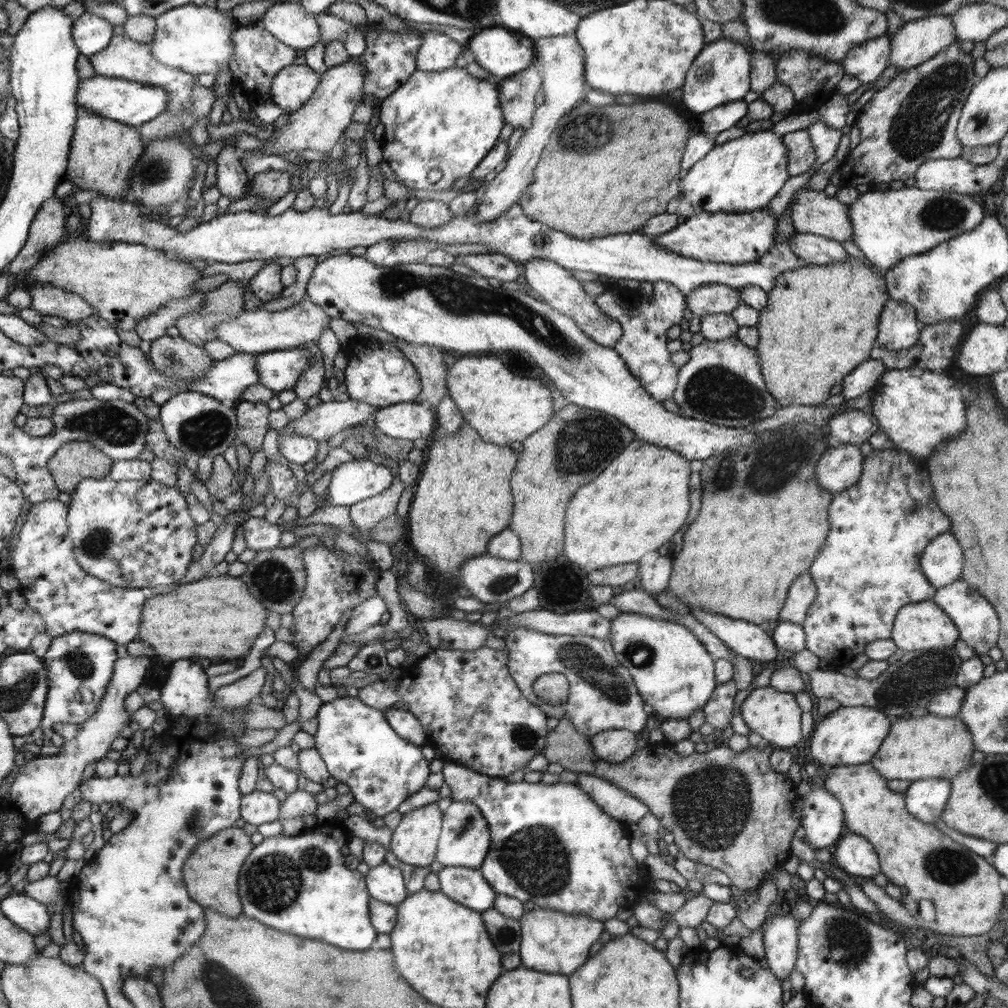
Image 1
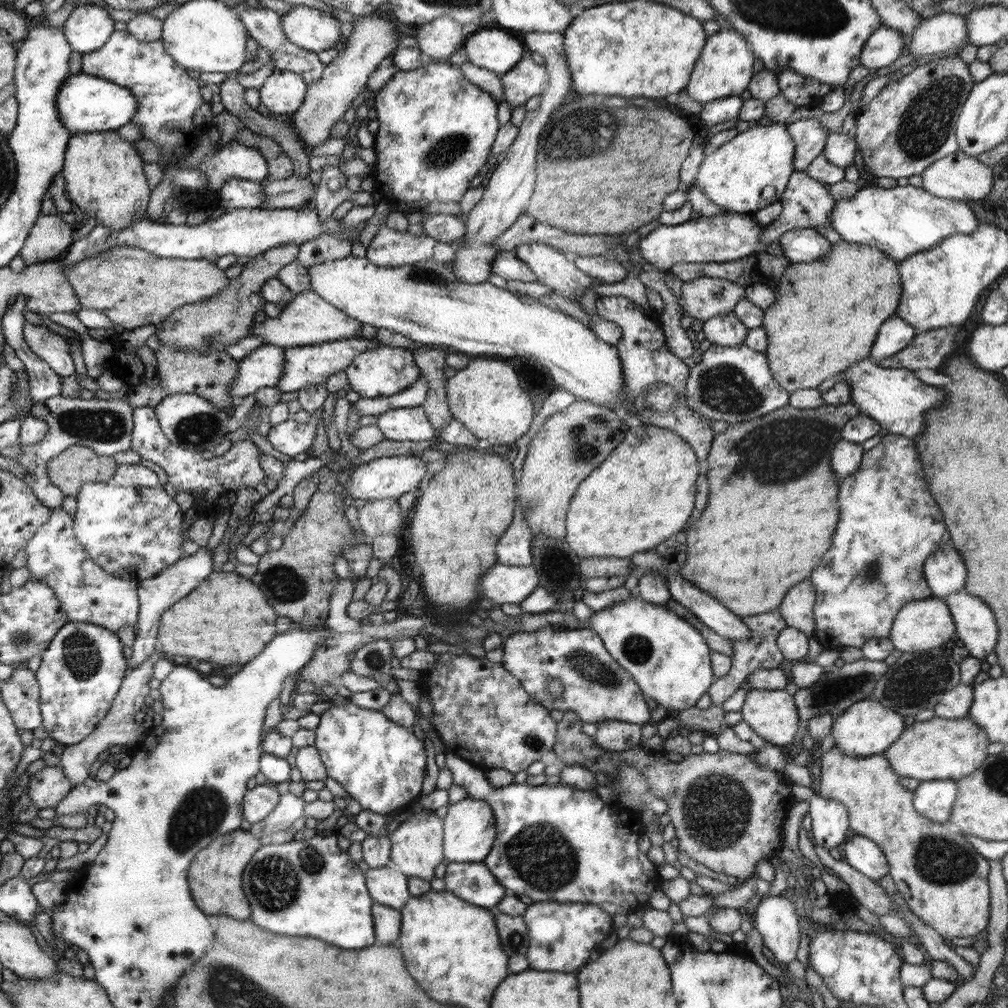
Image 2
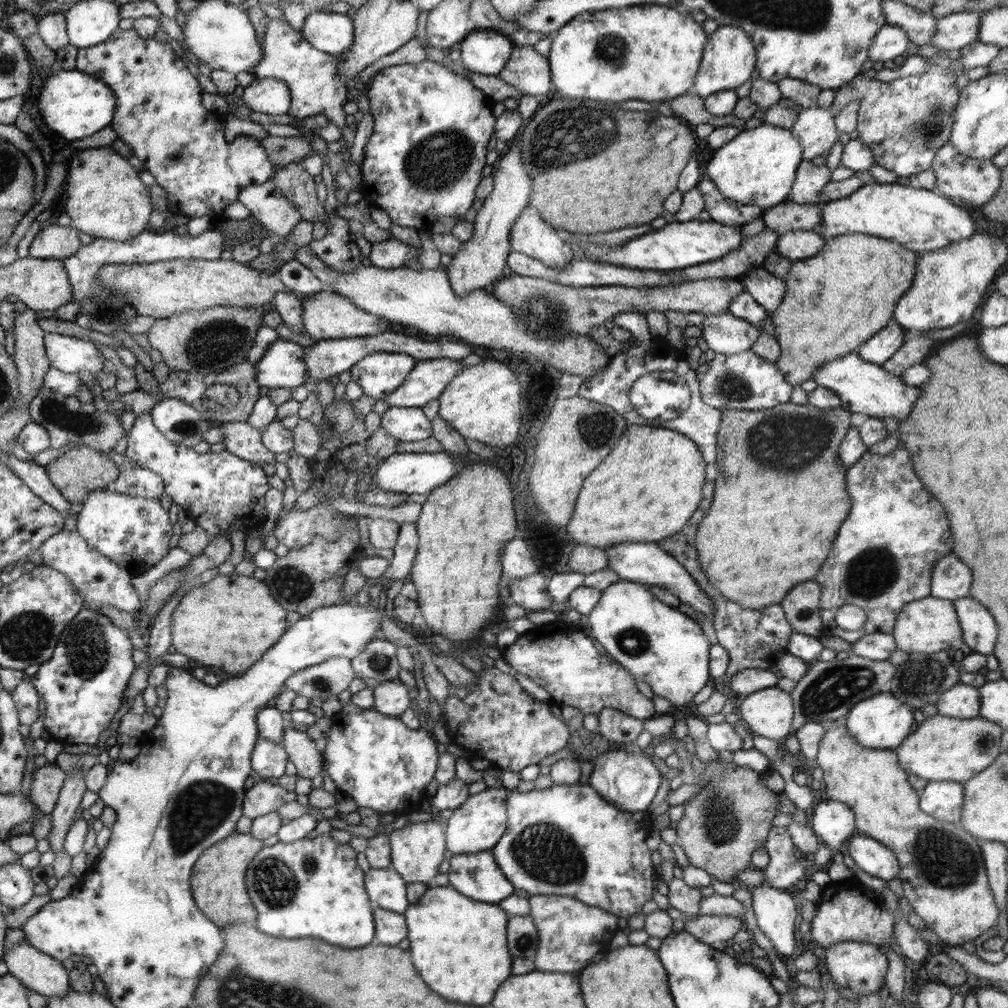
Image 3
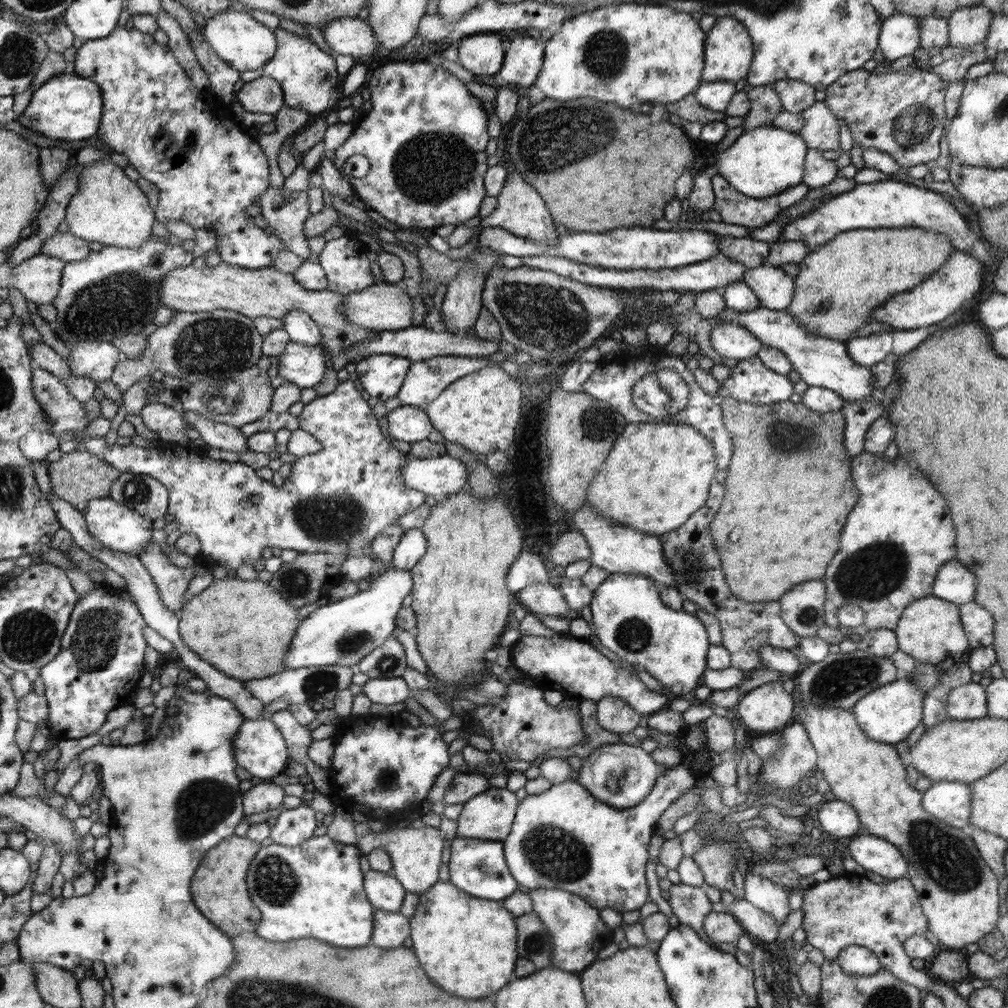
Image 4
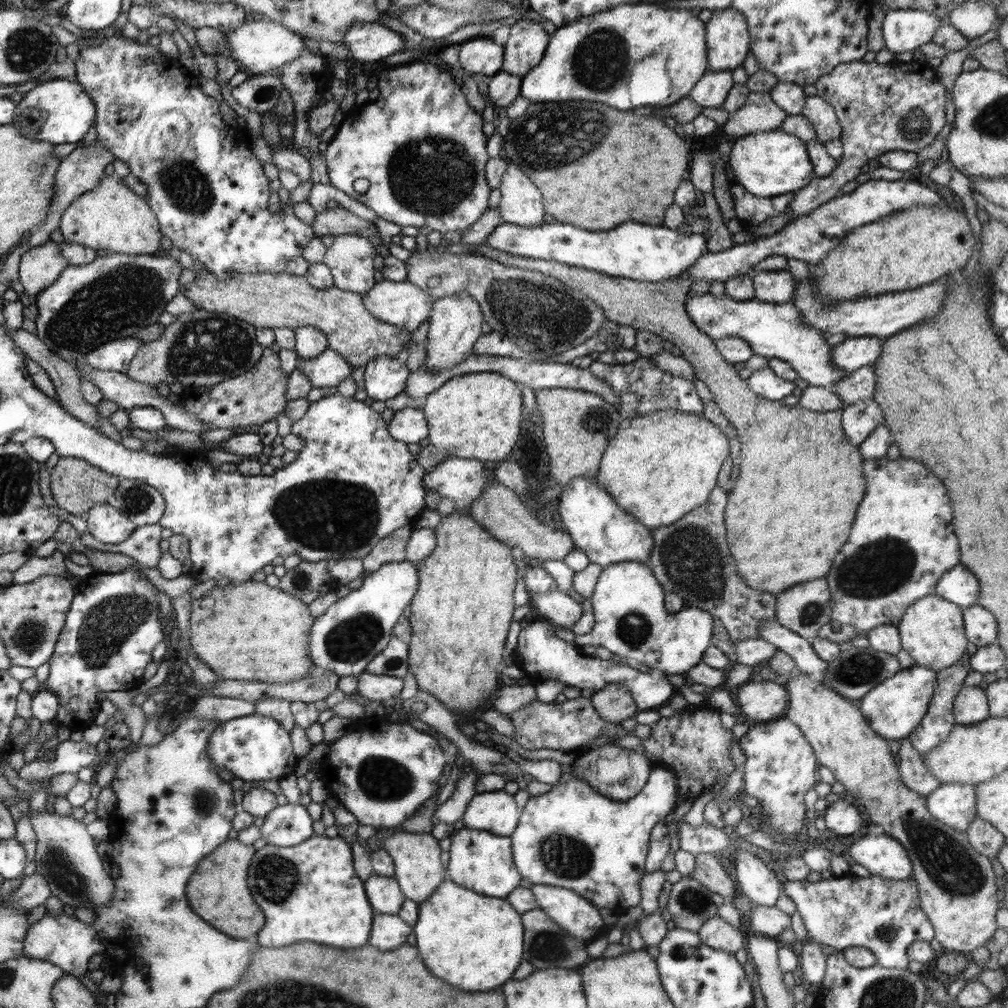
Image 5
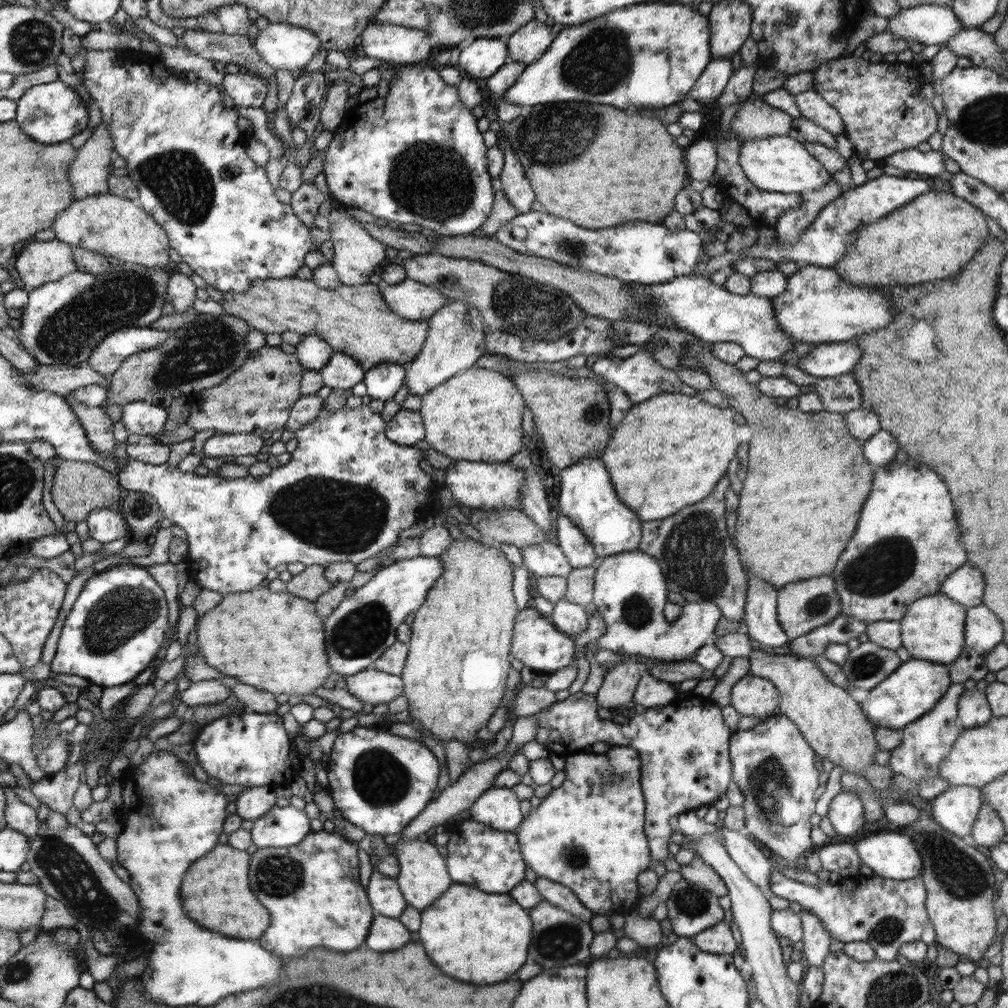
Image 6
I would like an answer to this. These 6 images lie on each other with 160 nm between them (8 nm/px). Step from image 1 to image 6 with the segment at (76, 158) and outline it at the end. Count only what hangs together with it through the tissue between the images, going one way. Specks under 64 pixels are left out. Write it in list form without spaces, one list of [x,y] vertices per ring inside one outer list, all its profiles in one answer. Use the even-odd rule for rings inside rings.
[[[96,194],[83,199],[78,199],[60,214],[53,223],[52,228],[56,233],[56,239],[64,243],[69,243],[73,248],[82,248],[104,257],[112,257],[118,259],[121,263],[129,263],[144,266],[148,269],[168,268],[170,264],[170,246],[168,246],[168,238],[164,228],[158,224],[153,215],[142,210],[137,201],[128,198],[120,198],[115,194]]]

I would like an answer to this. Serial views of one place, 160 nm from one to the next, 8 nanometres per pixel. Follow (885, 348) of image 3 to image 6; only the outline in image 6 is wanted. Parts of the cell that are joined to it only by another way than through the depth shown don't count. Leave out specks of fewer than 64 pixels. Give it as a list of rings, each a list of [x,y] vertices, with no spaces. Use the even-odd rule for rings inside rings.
[[[850,340],[816,345],[812,352],[808,352],[793,364],[817,379],[832,378],[851,372],[860,358],[862,350]]]

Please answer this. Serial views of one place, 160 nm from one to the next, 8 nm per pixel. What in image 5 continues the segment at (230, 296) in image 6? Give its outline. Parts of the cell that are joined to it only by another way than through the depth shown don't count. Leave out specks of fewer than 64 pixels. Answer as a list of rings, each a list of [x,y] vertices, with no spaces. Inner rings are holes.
[[[286,272],[279,274],[257,273],[236,274],[228,281],[220,281],[214,275],[204,278],[195,278],[182,290],[178,290],[184,297],[188,298],[198,309],[207,311],[218,311],[241,318],[256,328],[291,328],[299,326],[313,326],[326,335],[329,342],[328,348],[338,351],[346,362],[355,369],[366,367],[370,361],[377,357],[403,356],[403,344],[411,338],[409,330],[396,326],[394,323],[384,322],[382,319],[371,314],[365,307],[364,295],[353,291],[340,290],[338,287],[321,290],[313,287],[305,276],[290,275]]]

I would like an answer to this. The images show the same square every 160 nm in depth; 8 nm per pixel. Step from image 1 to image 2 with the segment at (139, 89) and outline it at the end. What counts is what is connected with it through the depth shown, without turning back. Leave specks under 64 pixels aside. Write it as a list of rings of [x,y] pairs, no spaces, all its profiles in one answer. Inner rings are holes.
[[[86,73],[73,74],[66,78],[56,101],[62,126],[72,134],[115,131],[130,124],[137,109],[137,98],[125,86],[118,86],[109,79]]]

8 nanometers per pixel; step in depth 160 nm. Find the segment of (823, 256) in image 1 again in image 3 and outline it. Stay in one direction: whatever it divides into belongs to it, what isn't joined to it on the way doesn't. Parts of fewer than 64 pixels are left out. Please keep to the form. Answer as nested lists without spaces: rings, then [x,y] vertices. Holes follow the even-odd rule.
[[[791,231],[778,237],[776,253],[794,261],[813,258],[822,250],[824,239],[813,231]]]

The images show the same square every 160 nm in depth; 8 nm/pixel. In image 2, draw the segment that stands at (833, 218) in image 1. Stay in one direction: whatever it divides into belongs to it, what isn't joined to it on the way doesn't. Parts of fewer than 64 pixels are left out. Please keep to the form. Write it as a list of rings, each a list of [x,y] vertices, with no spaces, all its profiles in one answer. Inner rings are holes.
[[[794,171],[790,175],[786,190],[782,193],[779,202],[782,204],[780,217],[762,230],[762,238],[760,238],[762,249],[766,249],[770,242],[777,242],[790,230],[802,228],[820,230],[831,226],[830,213],[834,208],[835,200],[830,196],[824,183],[812,178],[806,171]]]

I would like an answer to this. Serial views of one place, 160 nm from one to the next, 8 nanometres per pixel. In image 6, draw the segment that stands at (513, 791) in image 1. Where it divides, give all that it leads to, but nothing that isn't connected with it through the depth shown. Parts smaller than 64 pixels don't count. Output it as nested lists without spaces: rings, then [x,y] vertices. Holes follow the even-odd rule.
[[[612,745],[602,754],[581,751],[568,755],[563,784],[541,800],[538,807],[532,807],[522,822],[522,830],[514,832],[520,839],[523,858],[537,876],[570,887],[596,915],[604,915],[608,910],[616,913],[635,910],[642,897],[638,875],[652,868],[653,860],[644,832],[645,800],[639,783],[642,779],[640,760],[637,750],[618,745]]]

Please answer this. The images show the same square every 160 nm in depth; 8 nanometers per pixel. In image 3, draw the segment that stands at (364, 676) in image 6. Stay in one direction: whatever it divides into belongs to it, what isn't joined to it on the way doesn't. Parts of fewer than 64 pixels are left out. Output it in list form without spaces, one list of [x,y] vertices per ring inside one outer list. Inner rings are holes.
[[[381,681],[373,688],[374,706],[381,714],[400,718],[411,707],[410,692],[404,683]]]

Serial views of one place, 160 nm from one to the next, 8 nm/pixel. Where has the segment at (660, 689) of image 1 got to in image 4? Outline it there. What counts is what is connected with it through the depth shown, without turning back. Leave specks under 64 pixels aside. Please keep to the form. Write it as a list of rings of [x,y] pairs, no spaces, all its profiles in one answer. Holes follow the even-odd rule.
[[[609,573],[608,578],[593,592],[589,605],[594,634],[608,650],[632,663],[639,670],[649,672],[669,688],[670,694],[676,698],[682,698],[698,686],[700,677],[707,669],[707,652],[711,644],[704,623],[696,615],[688,614],[684,609],[668,608],[660,600],[654,581],[643,574]]]

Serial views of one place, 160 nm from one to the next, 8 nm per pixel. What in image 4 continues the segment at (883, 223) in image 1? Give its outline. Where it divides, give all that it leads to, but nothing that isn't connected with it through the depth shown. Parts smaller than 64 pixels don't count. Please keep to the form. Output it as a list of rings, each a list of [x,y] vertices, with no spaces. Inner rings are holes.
[[[891,177],[885,181],[857,184],[854,190],[832,196],[807,213],[796,216],[782,230],[778,241],[804,242],[812,252],[844,232],[858,229],[902,228],[902,226],[912,226],[926,232],[942,234],[958,251],[969,252],[978,242],[966,218],[946,198],[943,198],[941,193],[933,190],[931,186],[921,188]]]

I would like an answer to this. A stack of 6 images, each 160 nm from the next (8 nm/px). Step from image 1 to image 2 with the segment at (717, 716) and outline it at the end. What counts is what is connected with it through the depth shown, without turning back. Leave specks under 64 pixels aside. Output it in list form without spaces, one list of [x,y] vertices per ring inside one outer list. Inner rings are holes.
[[[766,611],[762,614],[741,617],[742,622],[750,629],[747,639],[731,641],[732,656],[730,670],[722,677],[716,678],[714,684],[708,689],[708,694],[714,706],[723,704],[741,687],[745,686],[747,678],[758,669],[778,669],[784,662],[784,655],[777,645],[778,635],[787,627],[786,621],[782,618],[780,611]]]

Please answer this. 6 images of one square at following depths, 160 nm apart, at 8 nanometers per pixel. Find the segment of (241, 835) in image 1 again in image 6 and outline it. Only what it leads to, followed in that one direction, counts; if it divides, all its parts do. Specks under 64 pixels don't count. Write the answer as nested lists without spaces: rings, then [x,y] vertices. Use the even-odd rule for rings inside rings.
[[[218,844],[209,854],[194,861],[181,882],[181,902],[186,902],[186,914],[200,926],[230,938],[258,940],[270,926],[268,910],[258,902],[248,886],[248,870],[252,855],[228,844]]]

